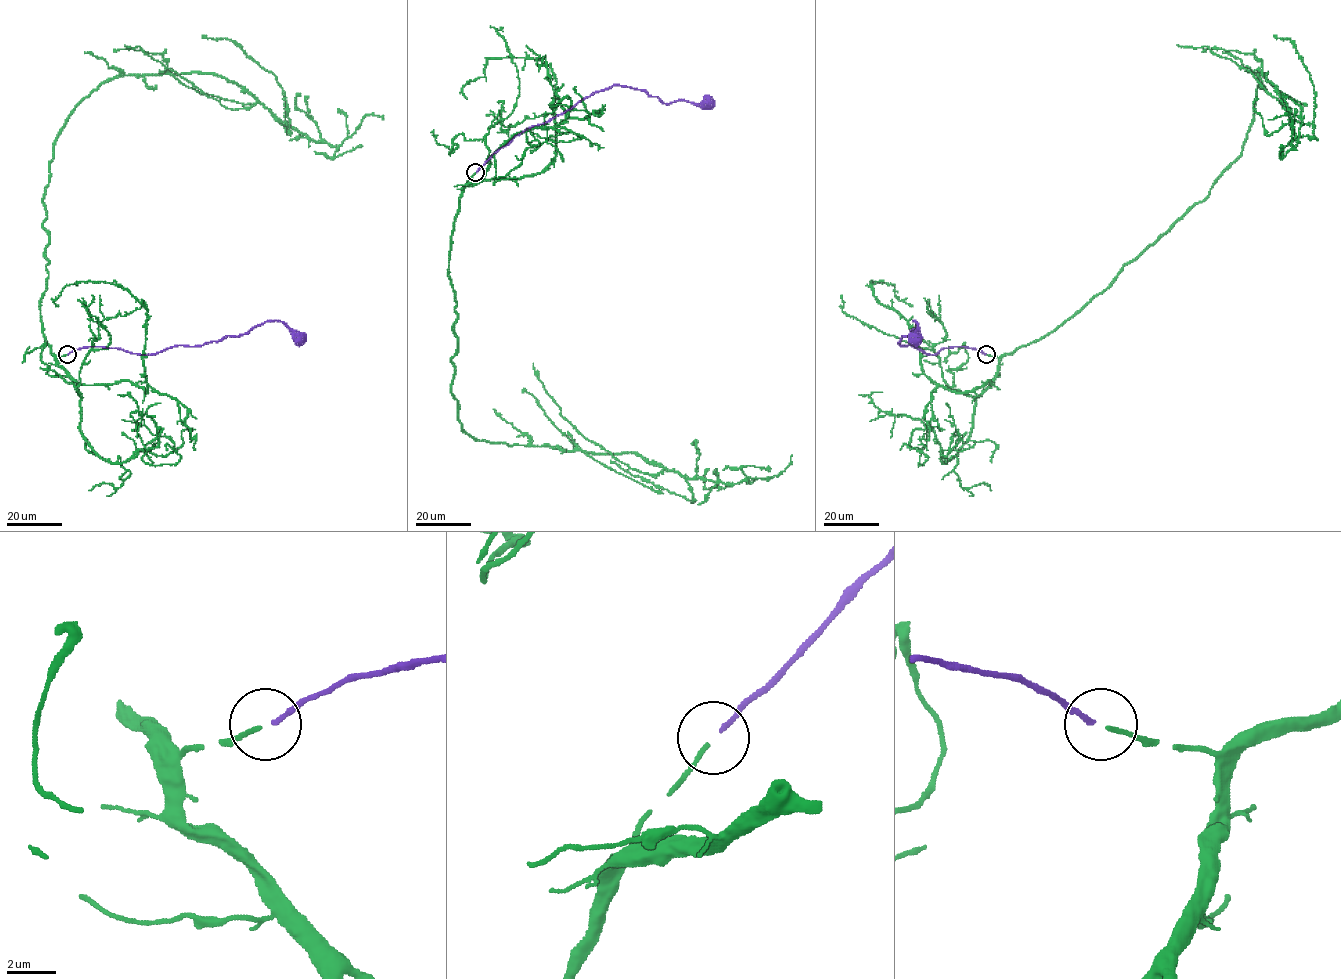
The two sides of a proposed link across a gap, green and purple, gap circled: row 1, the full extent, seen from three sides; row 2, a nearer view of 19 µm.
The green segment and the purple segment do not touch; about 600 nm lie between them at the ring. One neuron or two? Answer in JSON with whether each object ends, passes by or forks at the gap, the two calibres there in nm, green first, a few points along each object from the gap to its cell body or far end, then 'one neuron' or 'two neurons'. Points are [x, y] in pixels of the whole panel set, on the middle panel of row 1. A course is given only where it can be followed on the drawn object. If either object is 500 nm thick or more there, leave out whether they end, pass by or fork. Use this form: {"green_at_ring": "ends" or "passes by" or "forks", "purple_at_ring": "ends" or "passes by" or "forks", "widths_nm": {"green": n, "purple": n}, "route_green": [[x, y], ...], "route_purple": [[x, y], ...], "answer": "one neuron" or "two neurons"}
{"green_at_ring": "ends", "purple_at_ring": "ends", "widths_nm": {"green": 180, "purple": 180}, "route_green": [[475, 173], [449, 264], [461, 427], [479, 440], [636, 452], [664, 468], [633, 469], [581, 435], [533, 364]], "route_purple": [[476, 172], [516, 135], [615, 85], [645, 90], [665, 103], [705, 102]], "answer": "one neuron"}

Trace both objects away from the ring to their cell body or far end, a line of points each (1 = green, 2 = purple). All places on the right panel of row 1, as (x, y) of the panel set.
1: (986, 354), (1045, 337), (1204, 200), (1241, 154), (1259, 75), (1288, 108), (1234, 61), (1177, 44)
2: (985, 354), (960, 347), (927, 354), (898, 342), (917, 325), (914, 320), (916, 337)

